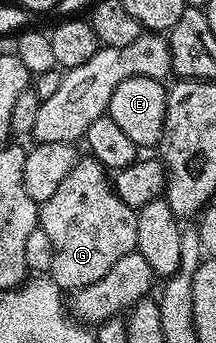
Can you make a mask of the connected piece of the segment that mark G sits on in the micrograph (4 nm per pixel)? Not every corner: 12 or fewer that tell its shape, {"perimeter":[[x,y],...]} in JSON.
{"perimeter":[[78,159],[40,205],[69,294],[137,247],[135,209]]}

